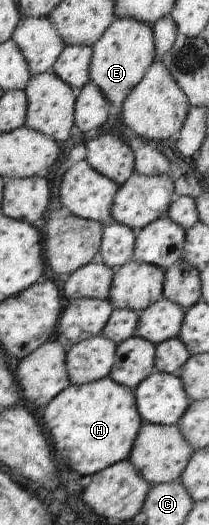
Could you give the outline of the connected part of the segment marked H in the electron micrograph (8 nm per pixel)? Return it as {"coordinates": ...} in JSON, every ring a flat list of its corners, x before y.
{"coordinates":[[109,376,88,384,69,384,69,387,60,391,45,406,43,421,43,429,54,453,61,455,69,469,77,471,86,479,120,461,127,460,143,423,137,411,134,390,115,383]]}

